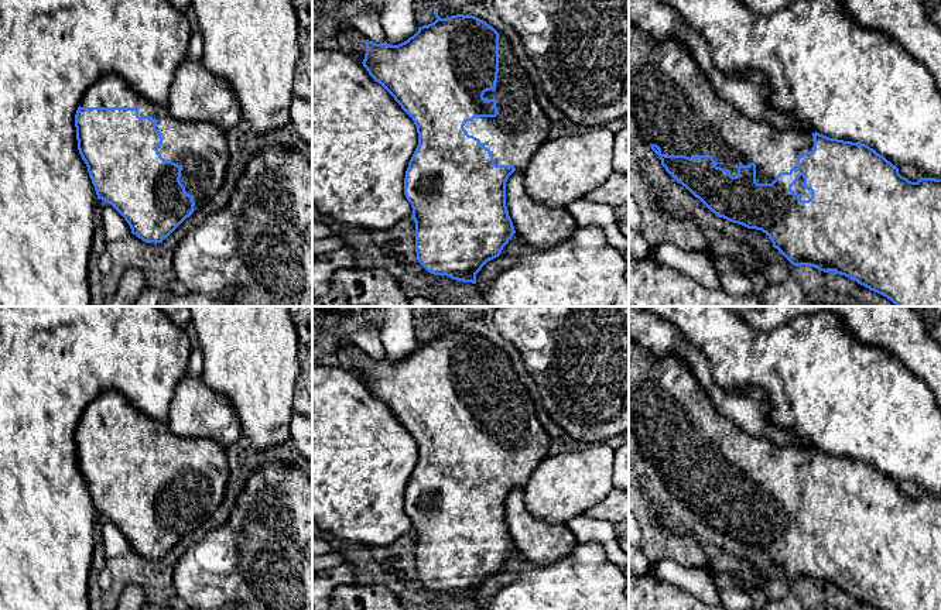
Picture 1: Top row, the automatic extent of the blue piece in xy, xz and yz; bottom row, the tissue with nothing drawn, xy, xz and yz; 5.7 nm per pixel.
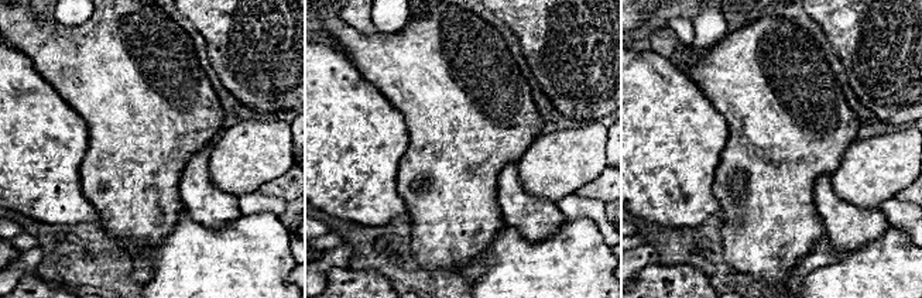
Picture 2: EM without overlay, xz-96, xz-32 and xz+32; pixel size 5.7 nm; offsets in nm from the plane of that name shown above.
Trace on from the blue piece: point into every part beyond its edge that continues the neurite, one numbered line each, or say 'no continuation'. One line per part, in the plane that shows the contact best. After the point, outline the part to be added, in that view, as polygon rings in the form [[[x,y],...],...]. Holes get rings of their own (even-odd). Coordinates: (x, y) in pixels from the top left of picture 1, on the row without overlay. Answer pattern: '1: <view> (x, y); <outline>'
1: yz (674, 421); [[[629,340],[629,426],[637,439],[639,452],[647,462],[657,460],[665,472],[712,472],[723,486],[736,493],[742,479],[756,480],[756,498],[771,500],[780,489],[797,484],[797,474],[814,466],[812,449],[776,445],[766,438],[756,438],[742,431],[733,421],[716,409],[709,395],[699,385],[692,371],[677,354],[658,359],[644,346]]]

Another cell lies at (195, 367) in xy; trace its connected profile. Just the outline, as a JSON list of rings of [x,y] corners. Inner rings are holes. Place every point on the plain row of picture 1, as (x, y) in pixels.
[[[195,347],[191,352],[187,374],[201,377],[203,373],[203,353],[201,347]]]

